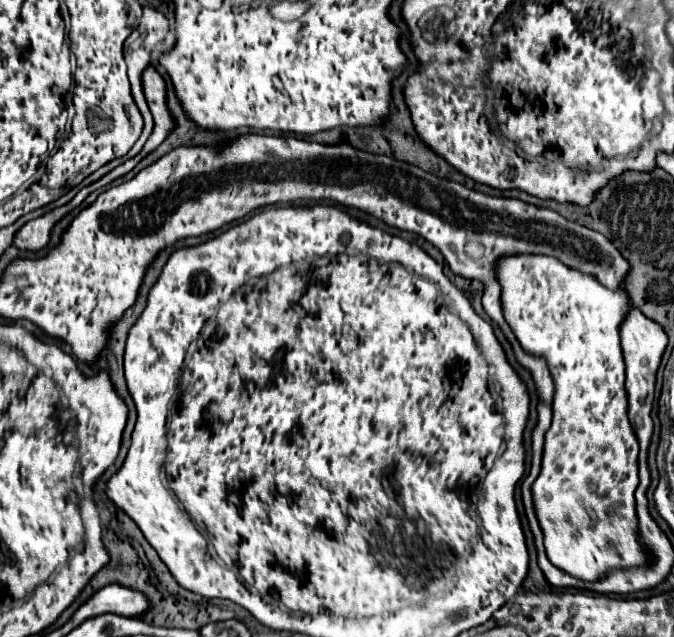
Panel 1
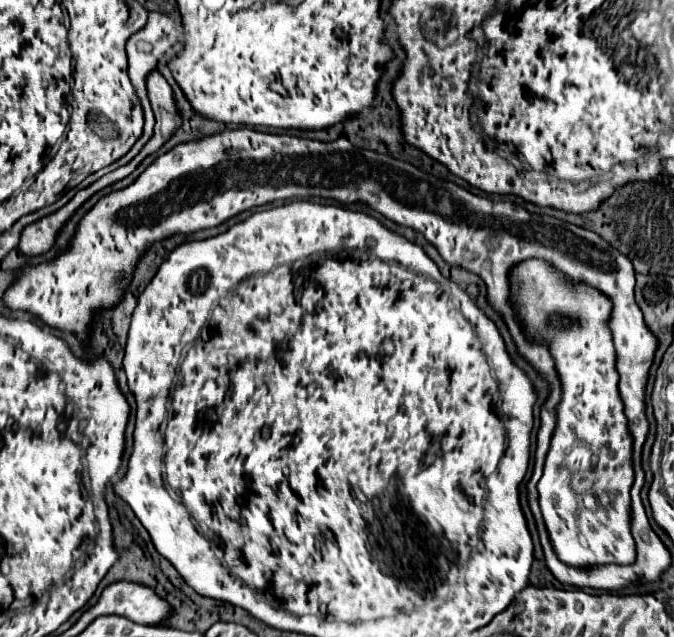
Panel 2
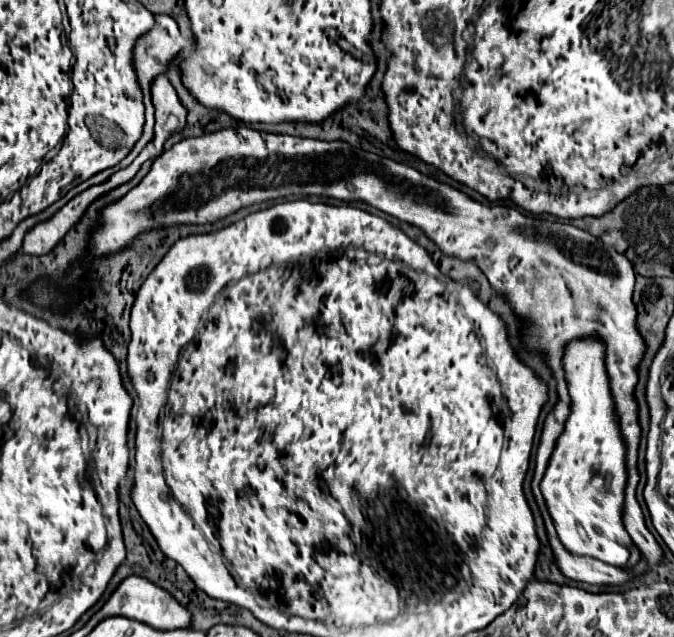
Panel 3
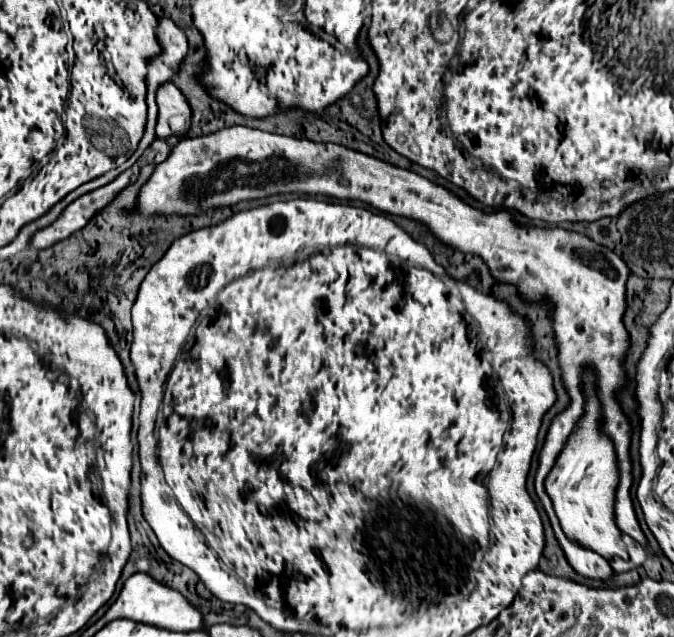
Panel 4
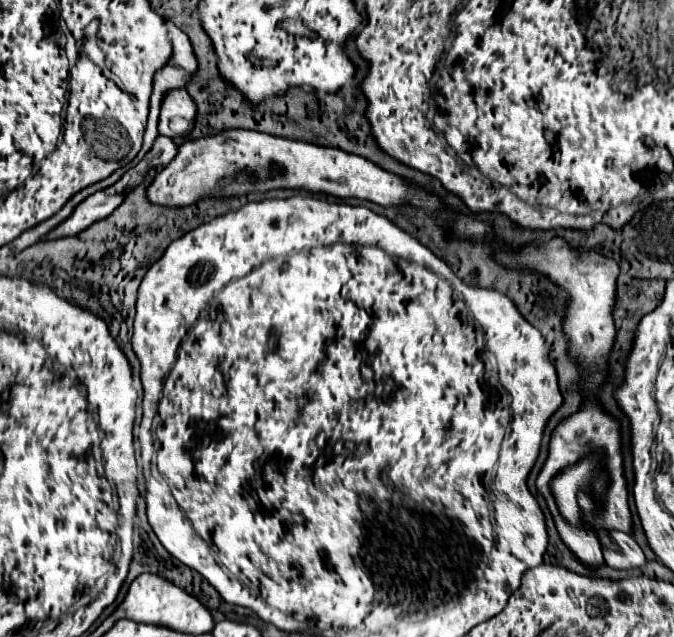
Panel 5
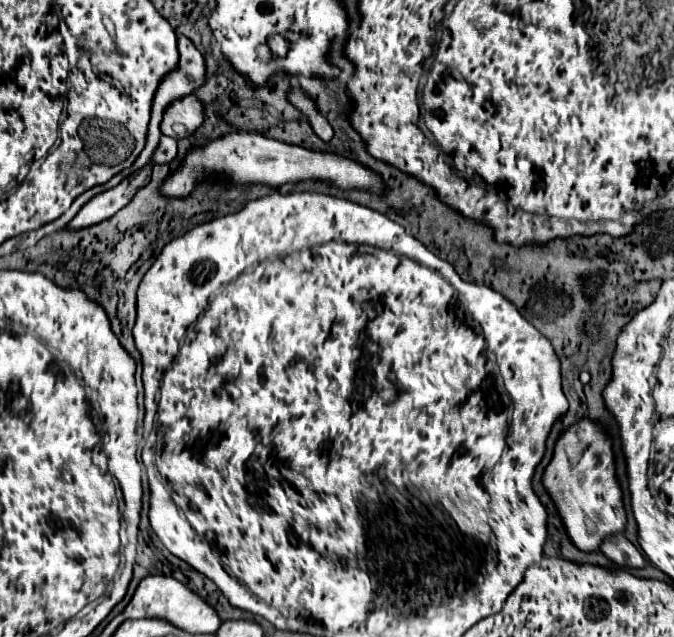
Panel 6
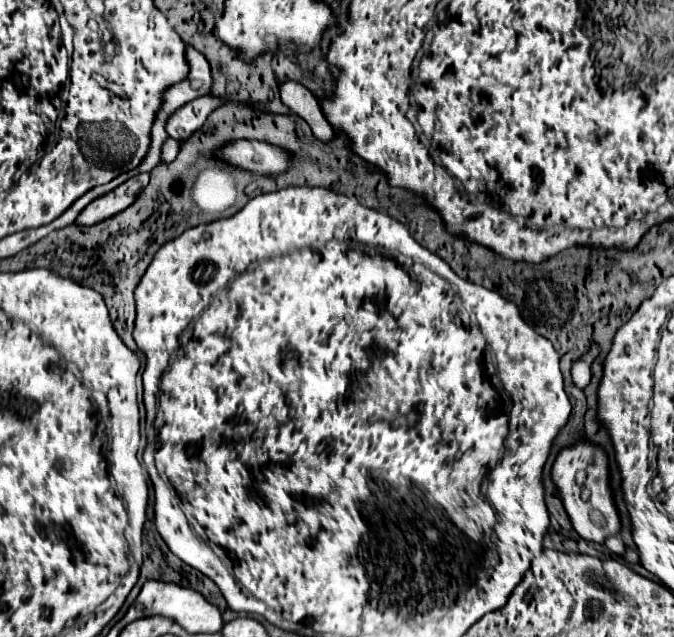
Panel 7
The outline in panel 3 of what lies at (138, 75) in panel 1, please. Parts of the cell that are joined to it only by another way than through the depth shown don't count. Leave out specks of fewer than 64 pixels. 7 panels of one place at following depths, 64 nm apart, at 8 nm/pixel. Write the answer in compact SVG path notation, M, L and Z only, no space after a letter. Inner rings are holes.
M158 14L156 16L156 24L154 28L148 32L148 36L144 36L144 40L138 40L136 44L136 72L140 72L140 86L142 86L142 92L144 92L144 106L146 106L146 124L144 124L144 134L142 138L136 142L136 148L128 154L126 160L122 160L124 168L140 154L140 150L152 140L154 136L154 106L152 106L152 100L150 100L150 86L154 82L156 76L164 74L168 64L178 56L178 52L184 48L184 36L182 32L178 30L178 24L174 22L174 18L166 16L166 14Z

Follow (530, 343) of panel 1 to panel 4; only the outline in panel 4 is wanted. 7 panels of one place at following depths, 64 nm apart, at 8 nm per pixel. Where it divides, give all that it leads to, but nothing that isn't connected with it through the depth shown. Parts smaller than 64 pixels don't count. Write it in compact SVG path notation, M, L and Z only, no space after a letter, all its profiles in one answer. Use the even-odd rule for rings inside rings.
M592 372L584 374L584 392L586 392L586 412L584 412L582 420L578 422L574 434L570 436L568 444L564 446L556 466L548 474L546 492L552 500L552 504L554 504L556 516L560 520L564 532L568 534L568 538L576 540L578 544L586 544L584 548L592 548L594 552L600 552L600 556L604 556L606 560L612 560L614 556L620 556L620 558L628 560L628 552L626 552L626 548L620 540L620 532L614 524L614 512L612 512L614 492L616 492L616 484L618 484L618 464L616 464L616 454L614 454L612 440L598 430L598 426L600 426L600 402L594 396L594 374Z

